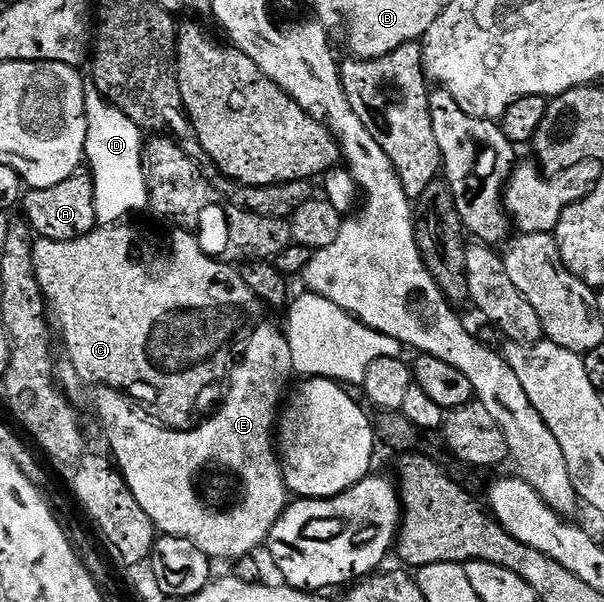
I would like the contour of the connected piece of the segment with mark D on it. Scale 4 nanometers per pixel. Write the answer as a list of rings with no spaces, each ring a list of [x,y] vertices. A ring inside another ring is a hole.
[[[92,83],[85,86],[87,143],[85,161],[95,183],[95,211],[102,226],[109,227],[125,219],[128,213],[149,205],[149,183],[143,160],[143,130],[111,102]]]

